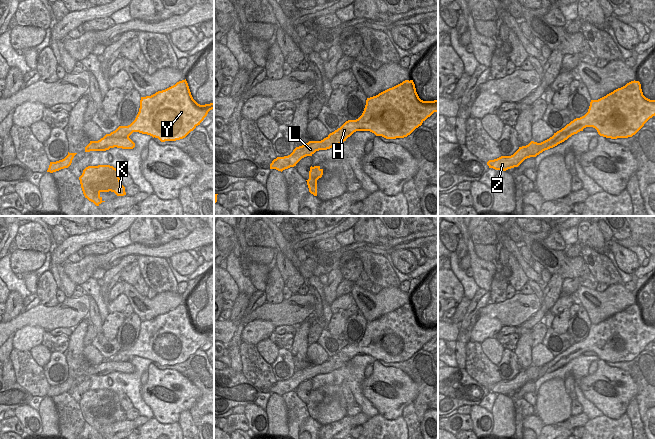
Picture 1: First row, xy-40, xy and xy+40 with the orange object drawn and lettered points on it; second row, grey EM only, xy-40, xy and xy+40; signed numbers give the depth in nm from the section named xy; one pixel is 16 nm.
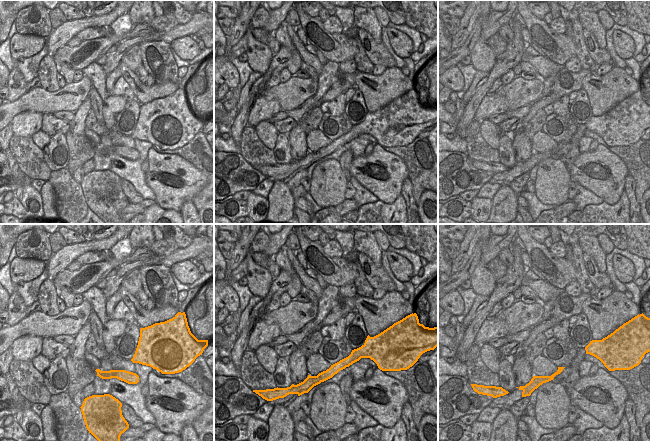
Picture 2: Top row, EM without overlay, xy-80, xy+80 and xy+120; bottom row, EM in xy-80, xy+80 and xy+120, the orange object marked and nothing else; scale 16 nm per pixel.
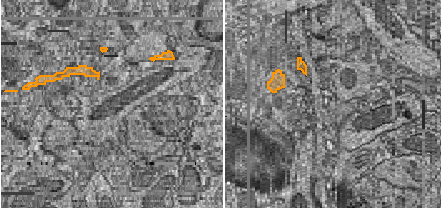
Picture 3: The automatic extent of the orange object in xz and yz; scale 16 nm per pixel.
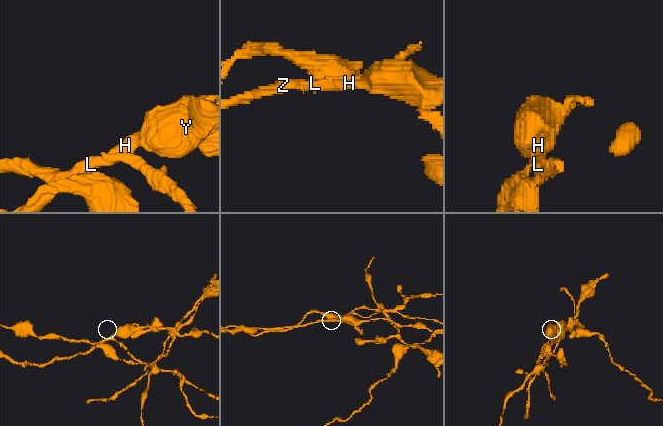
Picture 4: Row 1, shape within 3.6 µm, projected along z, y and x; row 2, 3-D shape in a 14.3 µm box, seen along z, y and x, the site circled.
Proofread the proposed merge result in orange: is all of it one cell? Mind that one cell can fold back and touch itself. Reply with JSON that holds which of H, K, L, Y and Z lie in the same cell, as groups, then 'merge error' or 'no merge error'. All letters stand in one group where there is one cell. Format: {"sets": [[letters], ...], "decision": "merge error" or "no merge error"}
{"sets": [["H", "Y"], ["K", "L", "Z"]], "decision": "merge error"}

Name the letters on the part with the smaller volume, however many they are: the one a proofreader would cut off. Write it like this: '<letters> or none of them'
H, Y

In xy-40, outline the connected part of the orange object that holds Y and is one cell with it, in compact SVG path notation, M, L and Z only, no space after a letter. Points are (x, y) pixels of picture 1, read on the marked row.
M185 79L151 96L141 97L135 120L104 137L124 138L139 132L161 142L180 140L200 125L212 109L214 103L200 105L193 99Z

